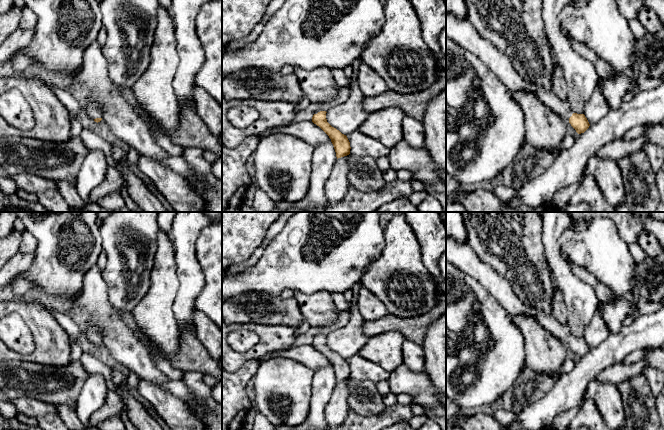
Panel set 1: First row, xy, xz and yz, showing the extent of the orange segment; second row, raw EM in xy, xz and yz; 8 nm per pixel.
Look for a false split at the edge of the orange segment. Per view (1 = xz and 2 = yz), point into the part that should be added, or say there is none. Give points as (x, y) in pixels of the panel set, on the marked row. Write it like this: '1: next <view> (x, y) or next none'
1: next xz (322, 108)
2: next yz (461, 31)

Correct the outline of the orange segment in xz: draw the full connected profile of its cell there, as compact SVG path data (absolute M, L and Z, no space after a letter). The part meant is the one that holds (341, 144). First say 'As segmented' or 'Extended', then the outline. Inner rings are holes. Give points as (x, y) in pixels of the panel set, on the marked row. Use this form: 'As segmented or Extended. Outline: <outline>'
Extended. Outline: M322 103L321 108L313 115L312 122L329 136L334 146L337 159L349 155L351 147L347 136L327 122L326 113L325 103Z

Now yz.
Extended. Outline: M446 13L446 36L476 55L509 91L533 92L562 119L568 119L578 134L584 133L589 128L590 124L585 115L574 113L568 101L558 98L552 90L538 88L522 79L510 60L493 44L482 38L468 19L460 19Z

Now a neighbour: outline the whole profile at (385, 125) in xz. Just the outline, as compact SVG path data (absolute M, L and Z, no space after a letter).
M387 107L369 112L359 130L388 148L394 147L403 140L405 113L398 107Z

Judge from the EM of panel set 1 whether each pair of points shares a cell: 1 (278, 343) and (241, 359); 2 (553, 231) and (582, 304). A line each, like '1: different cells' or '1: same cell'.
1: same cell
2: same cell

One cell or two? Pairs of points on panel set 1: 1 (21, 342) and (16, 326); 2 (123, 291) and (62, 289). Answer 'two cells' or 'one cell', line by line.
1: one cell
2: two cells

